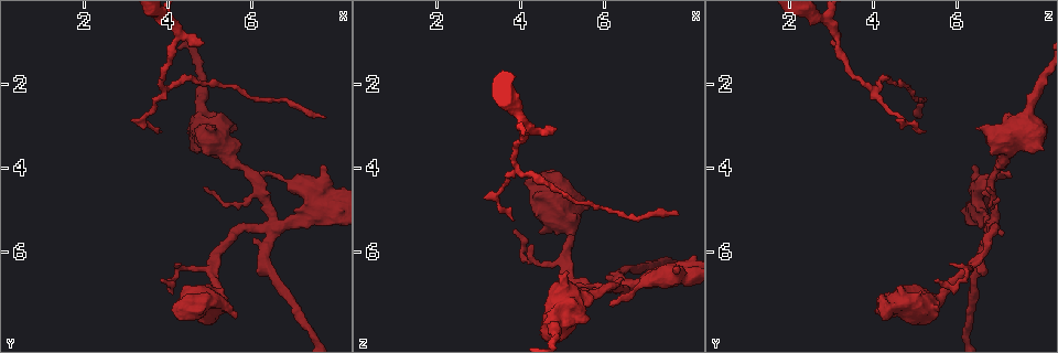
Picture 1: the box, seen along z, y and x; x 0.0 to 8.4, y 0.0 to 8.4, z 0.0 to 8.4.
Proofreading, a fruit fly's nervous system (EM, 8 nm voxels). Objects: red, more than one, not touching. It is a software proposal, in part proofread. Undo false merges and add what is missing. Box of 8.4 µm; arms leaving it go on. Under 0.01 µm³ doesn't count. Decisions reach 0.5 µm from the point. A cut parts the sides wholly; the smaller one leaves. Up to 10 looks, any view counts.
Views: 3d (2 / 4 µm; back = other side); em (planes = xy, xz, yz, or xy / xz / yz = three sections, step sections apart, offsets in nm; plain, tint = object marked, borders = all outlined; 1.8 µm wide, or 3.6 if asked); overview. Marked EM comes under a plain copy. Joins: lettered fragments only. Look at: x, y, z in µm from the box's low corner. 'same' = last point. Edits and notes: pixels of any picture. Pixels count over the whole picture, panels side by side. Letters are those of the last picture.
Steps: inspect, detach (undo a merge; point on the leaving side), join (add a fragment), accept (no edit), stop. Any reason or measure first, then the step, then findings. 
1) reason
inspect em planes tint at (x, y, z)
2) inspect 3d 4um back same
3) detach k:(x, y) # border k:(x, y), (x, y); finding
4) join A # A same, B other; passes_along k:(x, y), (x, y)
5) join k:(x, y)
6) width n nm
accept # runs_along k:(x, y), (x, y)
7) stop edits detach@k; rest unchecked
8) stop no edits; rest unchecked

thin end
inspect em planes tint at (7.75, 2.80, 5.15)

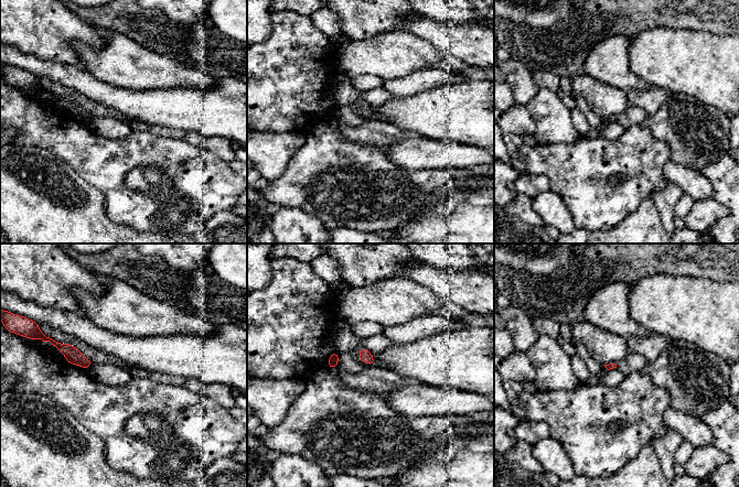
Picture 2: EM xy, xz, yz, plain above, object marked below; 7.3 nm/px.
inspect em planes borders same

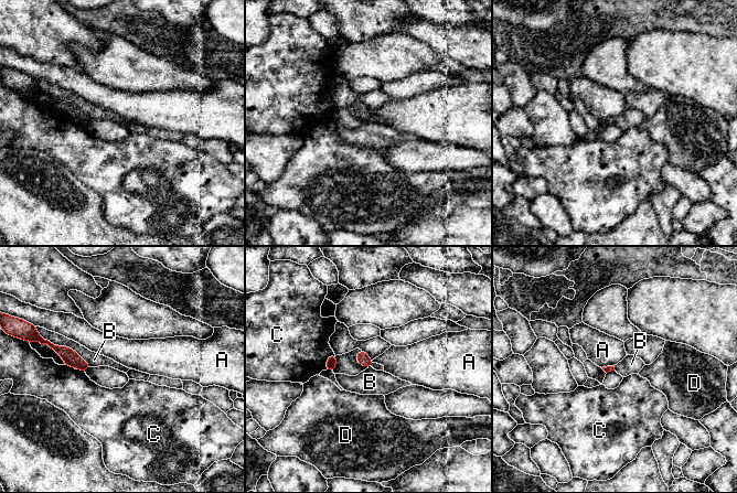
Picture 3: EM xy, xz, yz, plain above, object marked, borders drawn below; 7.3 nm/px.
accept # A other, B other, C other, D other; none of them fits

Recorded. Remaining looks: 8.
arms part here
inspect em planes tint at (6.50, 5.35, 6.90)

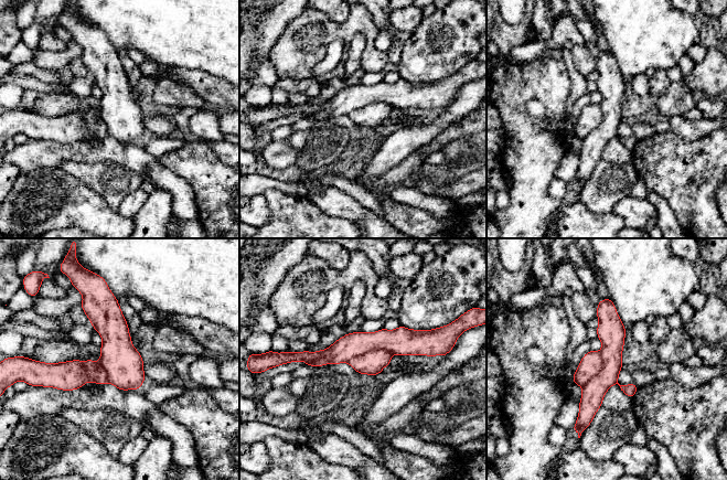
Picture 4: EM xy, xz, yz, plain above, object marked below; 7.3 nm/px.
what lies round it
inspect em planes borders same

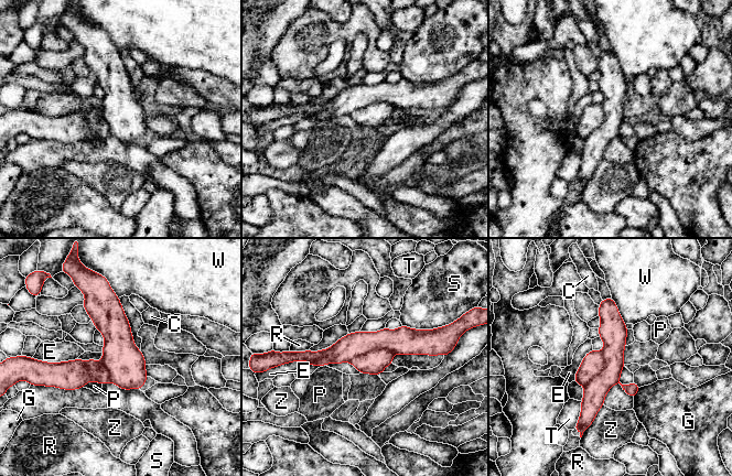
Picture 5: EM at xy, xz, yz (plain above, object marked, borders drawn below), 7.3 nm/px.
detach 5:(374, 361) # C other, E other, G other, P other, R other, S other, T other, W other, Z other; part_leaving 5:(611, 301), (612, 369), (587, 422); two cells meet here

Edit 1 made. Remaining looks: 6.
an open end
inspect 3d 4um at (4.85, 1.00, 3.10)

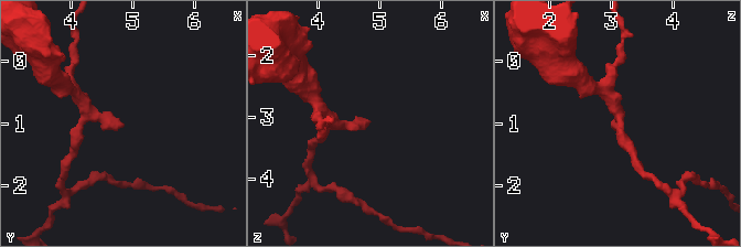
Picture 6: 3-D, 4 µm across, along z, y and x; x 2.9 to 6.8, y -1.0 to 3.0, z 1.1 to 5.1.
now the EM
inspect em planes borders at (4.80, 1.05, 3.05)

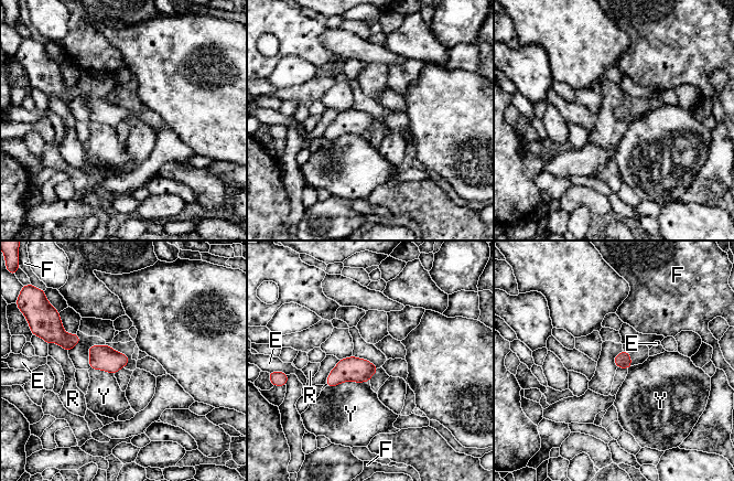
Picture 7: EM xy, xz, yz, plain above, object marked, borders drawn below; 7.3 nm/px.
longest_contact Y 320 nm
accept # E other, F other, R other, Y other; border 7:(369, 380), (341, 382), (327, 386); no lettered fragment goes on from it

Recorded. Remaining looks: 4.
stop edits detach@5; rest unchecked

